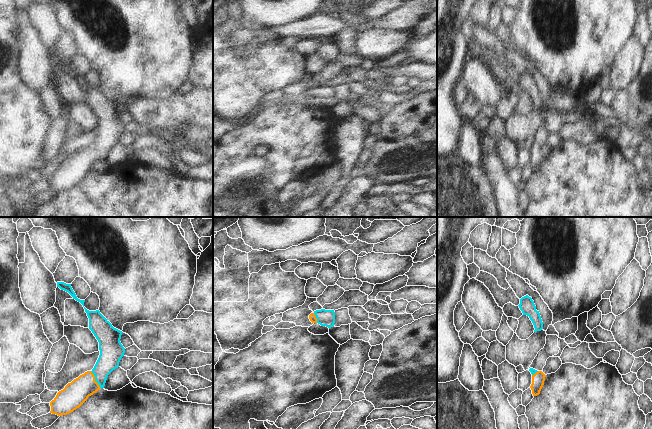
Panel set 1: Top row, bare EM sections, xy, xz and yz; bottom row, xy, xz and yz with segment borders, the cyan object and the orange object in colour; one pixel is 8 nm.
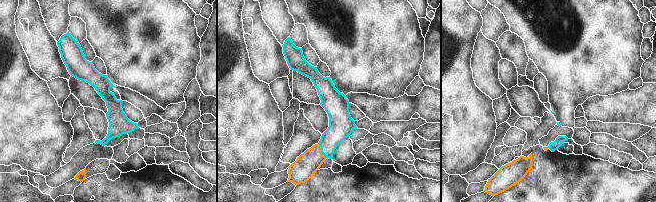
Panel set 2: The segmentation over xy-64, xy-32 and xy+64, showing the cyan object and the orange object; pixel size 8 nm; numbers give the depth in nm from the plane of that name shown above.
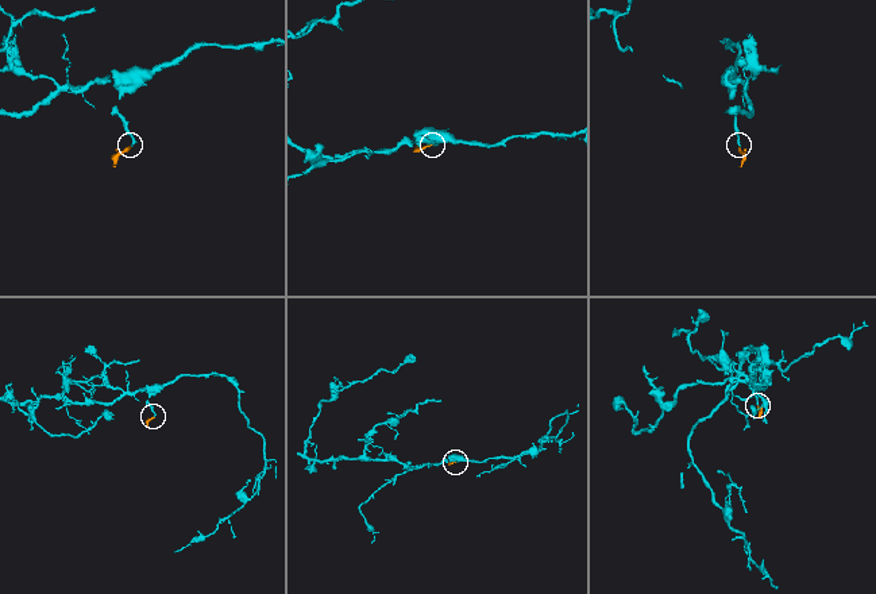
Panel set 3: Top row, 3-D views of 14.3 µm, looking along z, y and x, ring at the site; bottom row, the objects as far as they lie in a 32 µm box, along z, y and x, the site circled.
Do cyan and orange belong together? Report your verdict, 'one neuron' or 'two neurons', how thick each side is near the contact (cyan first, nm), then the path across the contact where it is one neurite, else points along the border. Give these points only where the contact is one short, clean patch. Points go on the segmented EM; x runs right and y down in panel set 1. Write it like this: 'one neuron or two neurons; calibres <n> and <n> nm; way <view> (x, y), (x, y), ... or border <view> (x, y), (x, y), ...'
one neuron; calibres 180 and 200 nm; way xy (111, 353), (108, 361), (95, 379), (74, 394)

